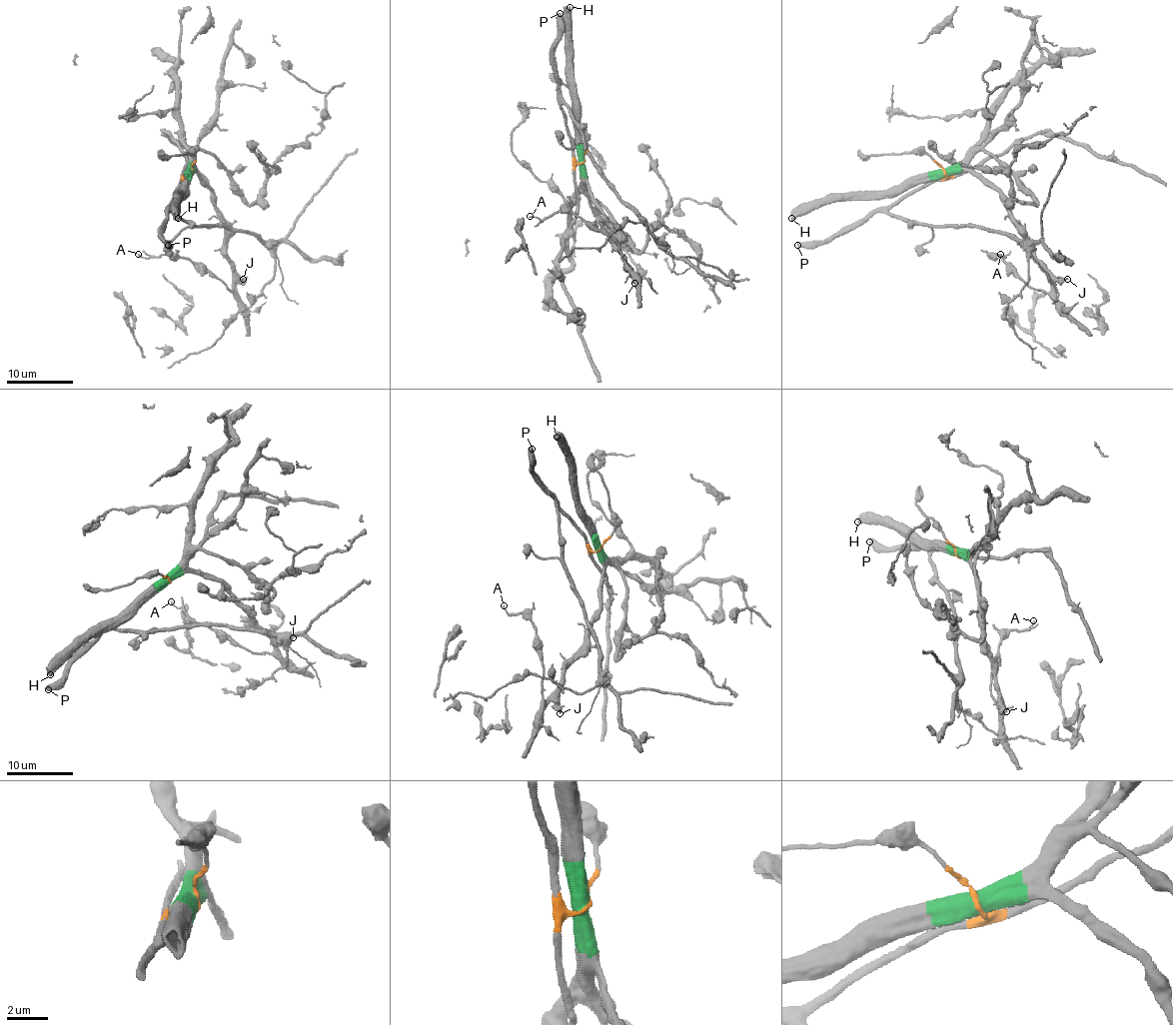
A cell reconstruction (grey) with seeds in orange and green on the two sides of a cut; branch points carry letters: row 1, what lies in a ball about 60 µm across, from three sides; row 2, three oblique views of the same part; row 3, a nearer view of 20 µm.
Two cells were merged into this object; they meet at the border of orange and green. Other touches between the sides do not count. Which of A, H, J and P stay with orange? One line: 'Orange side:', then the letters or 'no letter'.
Orange side: P

